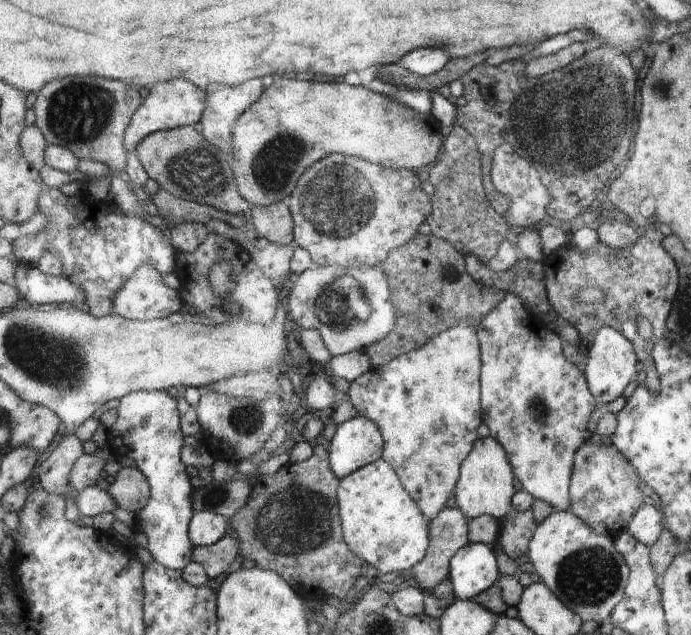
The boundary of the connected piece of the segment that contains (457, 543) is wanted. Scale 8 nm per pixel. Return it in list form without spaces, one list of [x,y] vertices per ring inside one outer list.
[[[457,506],[445,508],[430,521],[430,546],[426,556],[412,568],[415,581],[432,591],[450,576],[451,558],[468,544],[466,518]]]

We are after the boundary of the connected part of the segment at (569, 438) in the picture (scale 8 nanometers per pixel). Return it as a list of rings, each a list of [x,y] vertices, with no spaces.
[[[508,293],[505,299],[485,316],[480,326],[475,328],[483,360],[481,387],[484,427],[488,436],[505,447],[520,488],[534,498],[551,504],[554,510],[566,511],[570,506],[572,462],[576,451],[583,445],[588,430],[588,418],[596,402],[592,398],[592,390],[586,386],[587,378],[584,378],[584,374],[574,363],[570,364],[570,360],[565,356],[564,340],[560,340],[556,334],[530,328],[530,315],[528,310],[524,310],[519,296]]]

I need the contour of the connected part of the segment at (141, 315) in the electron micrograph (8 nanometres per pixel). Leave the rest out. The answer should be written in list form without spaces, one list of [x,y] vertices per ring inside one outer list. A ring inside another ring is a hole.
[[[152,262],[142,264],[114,298],[113,314],[150,321],[180,313],[178,290],[162,283],[162,276]]]

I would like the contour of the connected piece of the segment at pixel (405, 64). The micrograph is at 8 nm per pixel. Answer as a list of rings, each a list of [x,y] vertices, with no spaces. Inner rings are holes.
[[[422,48],[416,52],[409,52],[397,61],[397,65],[418,76],[432,75],[441,71],[449,62],[451,56],[444,48]]]

